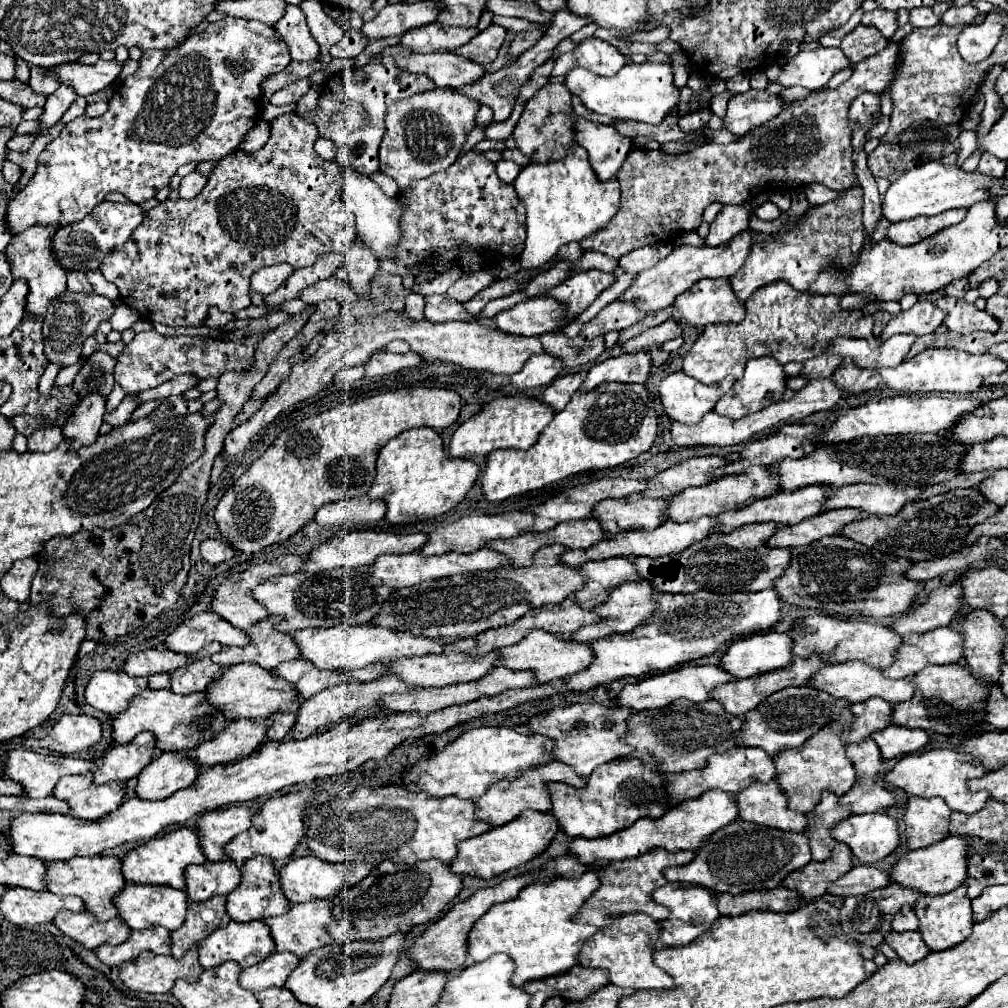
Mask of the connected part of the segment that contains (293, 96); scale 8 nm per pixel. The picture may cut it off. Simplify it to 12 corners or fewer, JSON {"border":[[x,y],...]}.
{"border":[[296,80],[274,92],[274,106],[292,104],[308,92],[310,80]]}

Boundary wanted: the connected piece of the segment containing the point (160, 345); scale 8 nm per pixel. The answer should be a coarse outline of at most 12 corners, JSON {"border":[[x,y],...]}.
{"border":[[140,332],[118,356],[126,394],[180,374],[250,368],[268,332],[242,340]]}

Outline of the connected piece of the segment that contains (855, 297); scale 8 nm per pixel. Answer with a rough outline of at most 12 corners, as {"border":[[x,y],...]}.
{"border":[[860,294],[841,297],[840,306],[860,310],[868,304]]}

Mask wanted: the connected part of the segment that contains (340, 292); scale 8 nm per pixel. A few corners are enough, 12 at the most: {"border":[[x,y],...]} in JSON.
{"border":[[348,281],[316,282],[299,296],[307,304],[328,298],[353,302],[357,297]]}

